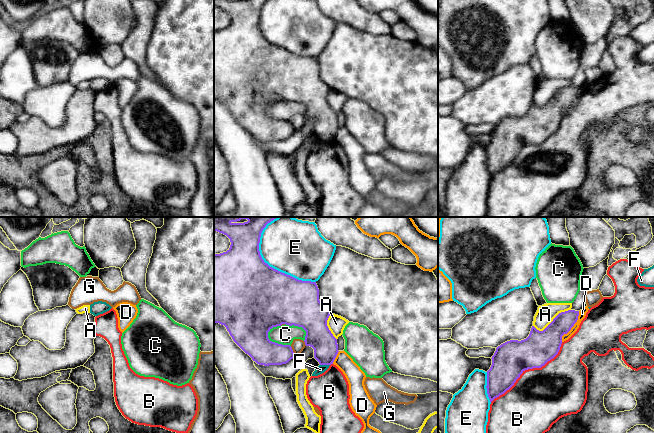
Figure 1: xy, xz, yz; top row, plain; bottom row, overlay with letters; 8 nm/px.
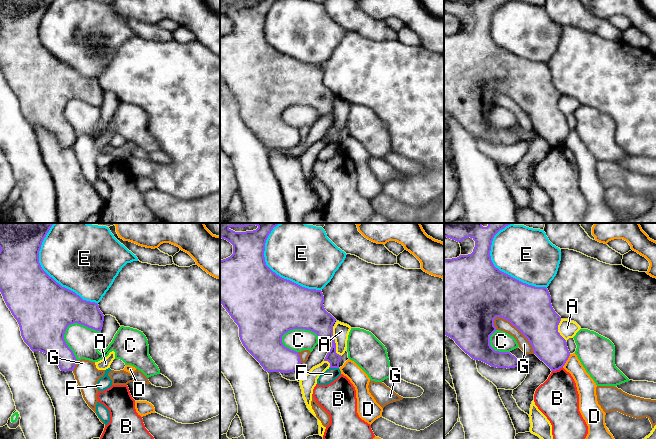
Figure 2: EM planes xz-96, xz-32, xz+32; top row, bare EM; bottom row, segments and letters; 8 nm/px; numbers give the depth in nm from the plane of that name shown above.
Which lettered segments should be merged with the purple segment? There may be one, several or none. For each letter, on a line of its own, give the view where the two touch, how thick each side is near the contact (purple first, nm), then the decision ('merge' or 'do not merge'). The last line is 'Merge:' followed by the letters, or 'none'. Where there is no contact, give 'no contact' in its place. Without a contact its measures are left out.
A: yz | 260/150 nm | do not merge
B: yz | 280/460 nm | do not merge
C: xz | 340/160 nm | do not merge
D: yz | 220/60 nm | do not merge
E: xz | 500/420 nm | do not merge
F: xz | 200/70 nm | do not merge
G: xz | 200/100 nm | do not merge
Merge: none

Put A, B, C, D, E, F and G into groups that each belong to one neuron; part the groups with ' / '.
A / B / C / D / E / F / G

